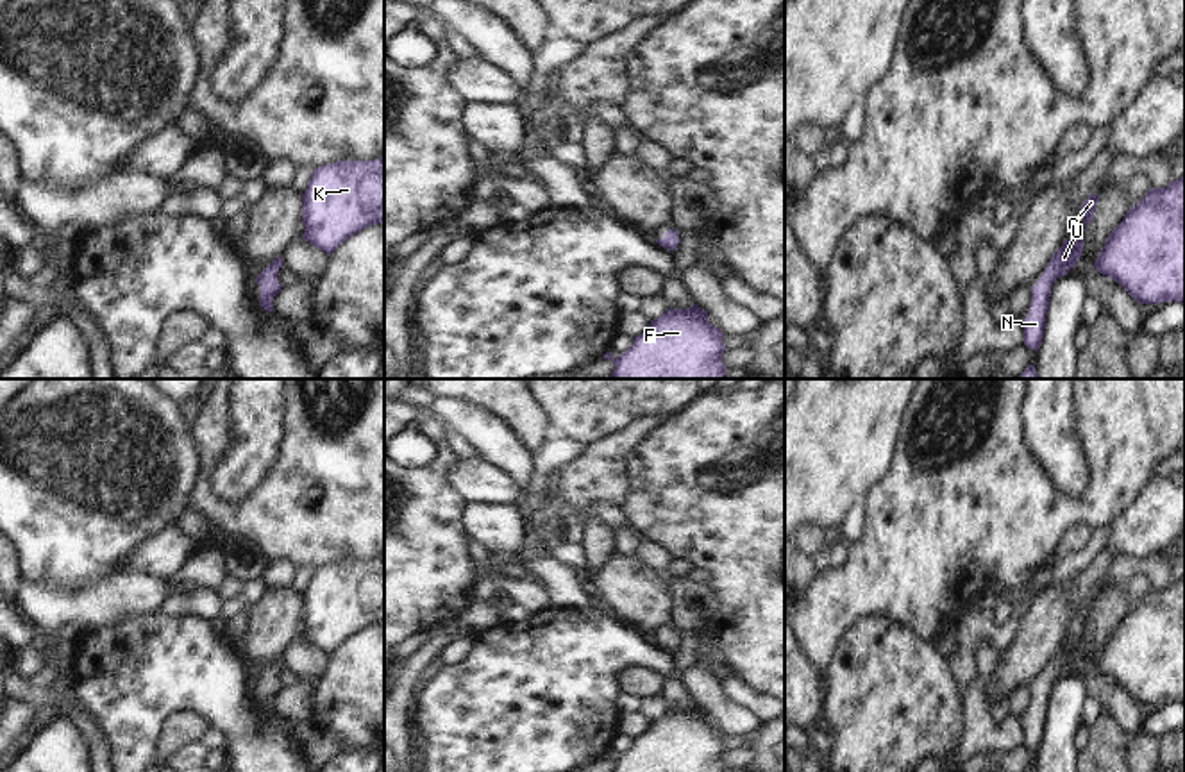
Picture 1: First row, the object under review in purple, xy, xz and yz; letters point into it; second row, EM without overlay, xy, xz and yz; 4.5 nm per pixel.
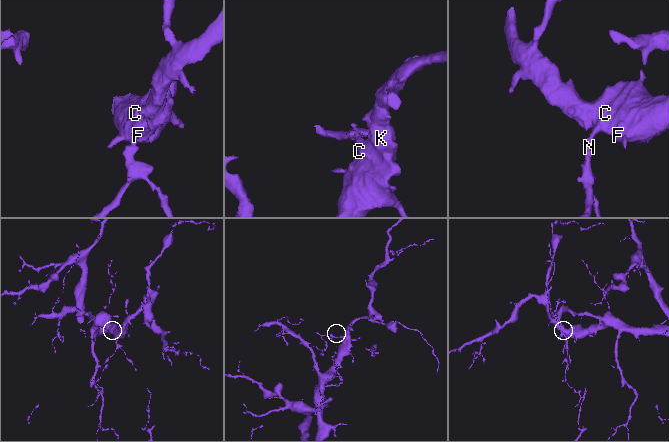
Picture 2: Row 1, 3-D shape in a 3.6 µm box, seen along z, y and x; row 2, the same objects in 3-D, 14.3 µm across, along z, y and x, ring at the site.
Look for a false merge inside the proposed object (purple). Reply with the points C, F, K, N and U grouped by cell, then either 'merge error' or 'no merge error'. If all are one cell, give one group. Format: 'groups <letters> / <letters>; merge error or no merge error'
groups C F K N U; no merge error

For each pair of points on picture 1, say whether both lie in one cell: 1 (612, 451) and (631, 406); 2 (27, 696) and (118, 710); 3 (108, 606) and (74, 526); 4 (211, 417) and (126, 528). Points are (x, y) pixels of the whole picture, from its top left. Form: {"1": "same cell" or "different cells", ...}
{"1": "different cells", "2": "different cells", "3": "different cells", "4": "different cells"}

